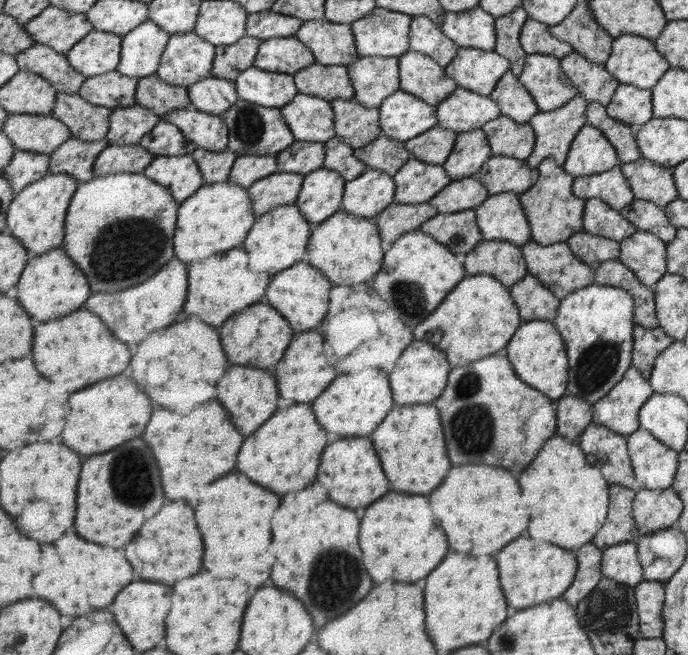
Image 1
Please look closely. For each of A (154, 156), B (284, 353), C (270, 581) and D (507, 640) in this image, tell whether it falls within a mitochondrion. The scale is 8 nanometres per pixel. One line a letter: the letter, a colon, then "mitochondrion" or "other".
A: other
B: other
C: other
D: mitochondrion

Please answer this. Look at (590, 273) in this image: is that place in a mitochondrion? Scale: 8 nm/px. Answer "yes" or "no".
no

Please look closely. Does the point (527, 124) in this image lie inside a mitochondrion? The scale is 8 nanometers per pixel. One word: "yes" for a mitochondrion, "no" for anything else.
no

